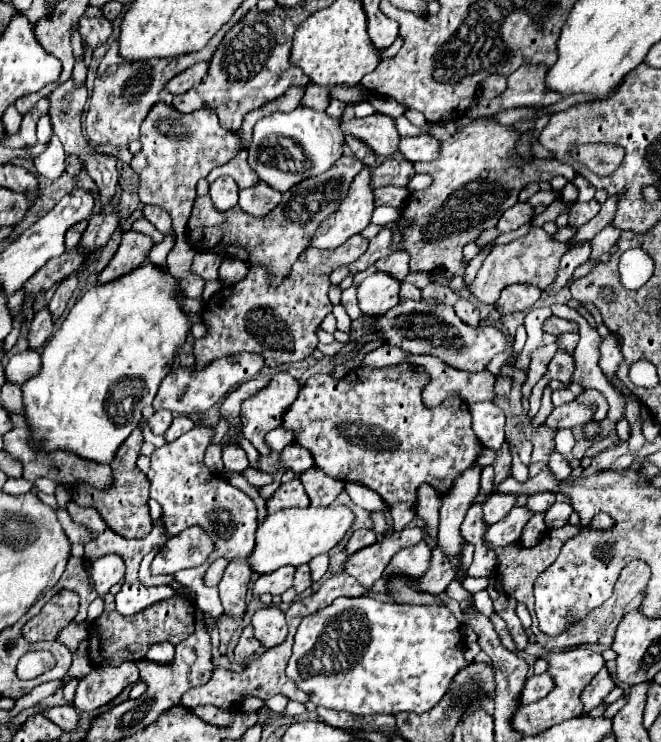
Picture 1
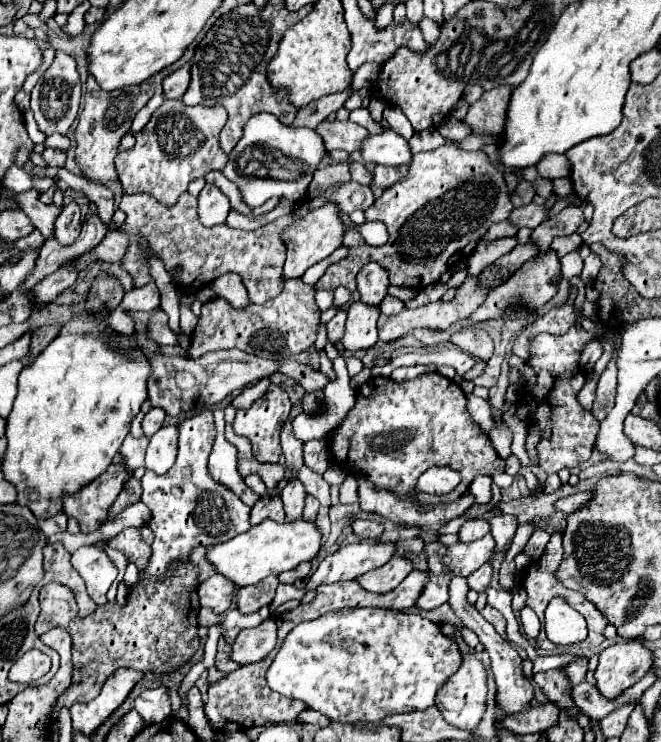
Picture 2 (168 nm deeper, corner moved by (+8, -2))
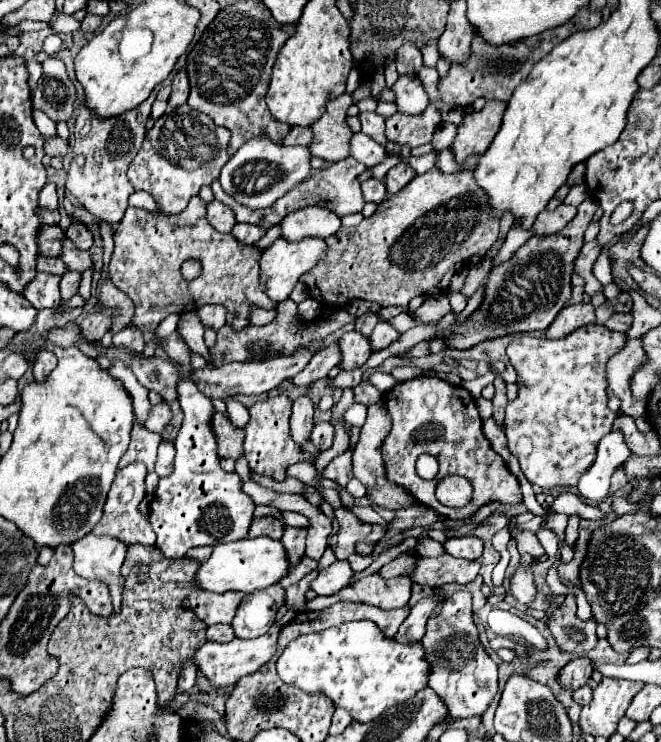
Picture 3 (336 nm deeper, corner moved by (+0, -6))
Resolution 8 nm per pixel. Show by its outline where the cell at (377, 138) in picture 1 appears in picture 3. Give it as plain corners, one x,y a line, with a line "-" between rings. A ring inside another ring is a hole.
350,94
326,102
326,112
310,126
314,134
308,146
310,154
330,164
348,156
348,138
352,138
352,130
346,124
346,110
352,104
354,100

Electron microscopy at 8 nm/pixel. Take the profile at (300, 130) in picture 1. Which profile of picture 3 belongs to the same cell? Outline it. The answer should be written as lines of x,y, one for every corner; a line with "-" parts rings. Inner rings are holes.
254,138
246,142
222,168
220,184
226,194
248,208
268,208
292,186
300,184
310,174
310,154
306,146
284,146
268,142
268,138

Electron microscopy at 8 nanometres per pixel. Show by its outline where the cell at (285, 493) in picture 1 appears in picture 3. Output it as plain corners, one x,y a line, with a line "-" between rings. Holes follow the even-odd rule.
266,516
266,518
254,518
248,530
246,538
258,538
258,536
268,536
272,540
280,540
284,534
284,526
278,518

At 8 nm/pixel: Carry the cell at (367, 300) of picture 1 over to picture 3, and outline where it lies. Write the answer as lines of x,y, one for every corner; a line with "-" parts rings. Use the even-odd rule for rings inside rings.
346,332
340,340
338,340
338,348
342,354
342,360
338,364
340,370
354,370
364,366
364,362
370,358
372,350
370,350
370,340
364,338
362,334

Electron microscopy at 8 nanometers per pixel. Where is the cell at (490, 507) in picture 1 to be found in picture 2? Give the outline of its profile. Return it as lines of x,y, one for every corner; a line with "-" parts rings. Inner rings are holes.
472,518
466,520
458,532
460,542
474,542
490,532
490,522
486,518

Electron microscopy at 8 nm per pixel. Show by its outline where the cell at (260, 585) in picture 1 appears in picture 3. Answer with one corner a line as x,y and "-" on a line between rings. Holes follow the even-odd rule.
280,584
256,590
244,598
234,616
236,638
258,638
276,622
276,612
284,606
284,588

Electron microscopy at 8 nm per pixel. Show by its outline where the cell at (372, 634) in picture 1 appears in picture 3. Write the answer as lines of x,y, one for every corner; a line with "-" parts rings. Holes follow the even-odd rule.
346,622
344,626
330,628
318,634
306,634
292,640
278,658
278,676
286,684
294,684
304,692
324,692
338,708
346,708
354,720
370,722
378,718
384,710
406,702
408,698
412,698
412,694
428,684
430,664
424,662
422,654
424,650
420,642
416,642
414,646
400,646
394,640
384,638
384,634
380,634
380,628
376,628
376,624
372,622

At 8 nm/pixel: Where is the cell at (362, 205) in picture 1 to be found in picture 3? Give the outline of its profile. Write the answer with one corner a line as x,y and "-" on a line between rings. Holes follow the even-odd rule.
278,238
270,248
266,248
260,256
260,284
268,298
272,298
272,302
276,304
286,300
294,290
298,278
312,270
312,266
316,266
316,260
324,256
324,246
326,242
320,238
306,238
302,242
284,242
282,238

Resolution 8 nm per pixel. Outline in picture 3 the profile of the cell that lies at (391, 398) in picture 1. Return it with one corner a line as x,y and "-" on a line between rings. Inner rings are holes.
420,376
420,378
406,380
406,382
394,386
384,396
386,396
384,400
388,406
388,412
394,418
392,430
382,444
382,458
386,464
386,476
390,482
406,488
408,492
412,492
412,496
420,504
424,504
452,520
466,520
490,502
500,502
502,506
522,502
522,494
520,494
516,476
510,474
510,470
504,466
502,458
492,450
490,442
482,434
482,418
478,414
476,402
468,390
464,390
462,386
450,386
448,382
444,382
440,378
-
422,452
436,456
440,462
438,478
432,482
420,480
420,476
414,470
416,458
-
452,474
464,476
472,482
472,488
474,488
472,500
464,508
442,506
434,496
440,478
446,478

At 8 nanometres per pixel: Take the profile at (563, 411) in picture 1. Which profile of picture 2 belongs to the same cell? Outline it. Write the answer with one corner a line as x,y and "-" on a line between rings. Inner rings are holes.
592,378
592,382
584,384
584,388
578,392
578,402
584,410
590,410
592,408
592,400
594,400
594,390
596,390
596,380
598,378

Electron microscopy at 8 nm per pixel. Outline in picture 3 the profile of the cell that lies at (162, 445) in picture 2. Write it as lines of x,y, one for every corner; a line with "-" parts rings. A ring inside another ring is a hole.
162,442
158,448
158,460
156,460
156,474
160,478
172,474
174,466
174,444
172,442

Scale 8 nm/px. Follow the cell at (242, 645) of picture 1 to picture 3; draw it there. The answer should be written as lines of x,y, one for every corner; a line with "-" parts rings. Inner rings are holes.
210,626
206,631
207,640
210,642
230,642
234,638
232,626

